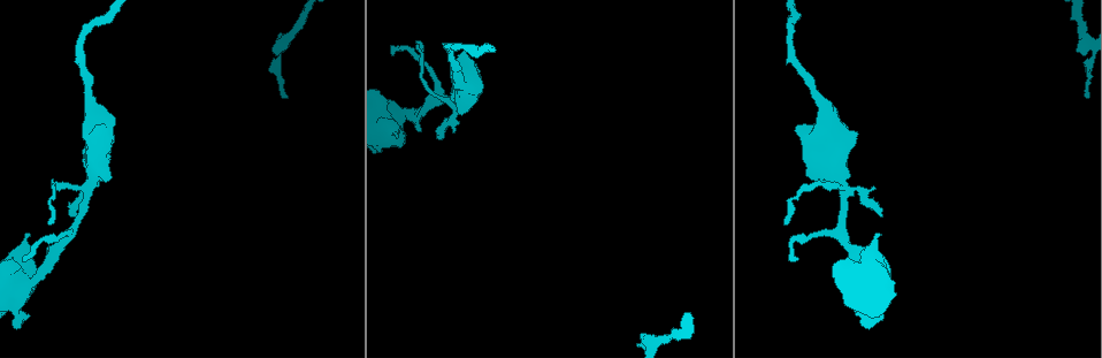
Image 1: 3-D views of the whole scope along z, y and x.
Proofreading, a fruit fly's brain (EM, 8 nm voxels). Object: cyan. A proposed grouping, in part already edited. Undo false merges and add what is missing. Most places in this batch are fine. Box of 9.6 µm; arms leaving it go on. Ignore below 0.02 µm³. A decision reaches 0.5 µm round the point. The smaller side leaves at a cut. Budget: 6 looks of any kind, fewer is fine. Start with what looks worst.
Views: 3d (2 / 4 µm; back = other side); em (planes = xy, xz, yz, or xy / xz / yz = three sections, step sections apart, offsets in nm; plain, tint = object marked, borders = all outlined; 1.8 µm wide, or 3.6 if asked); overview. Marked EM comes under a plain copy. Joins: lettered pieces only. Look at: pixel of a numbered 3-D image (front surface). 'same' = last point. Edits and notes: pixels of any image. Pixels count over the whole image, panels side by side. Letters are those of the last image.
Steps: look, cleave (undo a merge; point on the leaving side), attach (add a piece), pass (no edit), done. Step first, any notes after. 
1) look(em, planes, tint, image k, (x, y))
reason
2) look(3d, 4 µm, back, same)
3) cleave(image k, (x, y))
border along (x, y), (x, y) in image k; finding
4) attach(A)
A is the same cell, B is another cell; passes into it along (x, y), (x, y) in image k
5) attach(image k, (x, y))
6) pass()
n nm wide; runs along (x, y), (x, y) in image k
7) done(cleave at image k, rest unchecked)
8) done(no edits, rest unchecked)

look(em, planes, borders, image 1, (29, 235))
stops while still wide

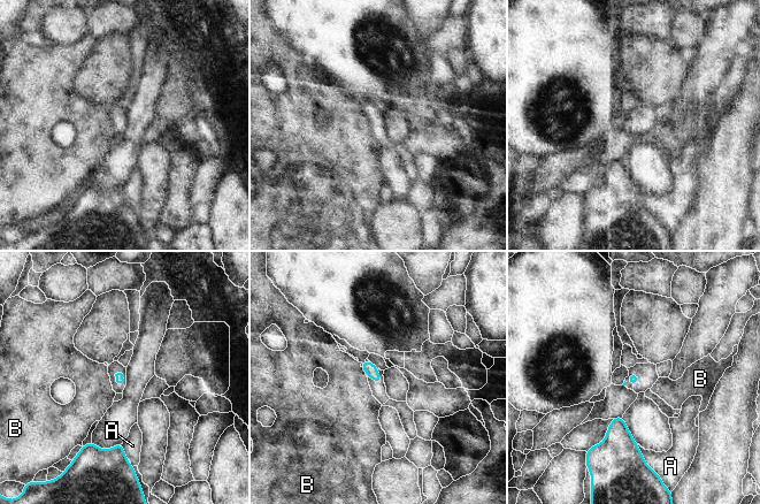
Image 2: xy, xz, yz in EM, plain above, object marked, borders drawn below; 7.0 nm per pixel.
pass()
A and B are other cells; border along (361, 367), (365, 373) in image 2; no lettered piece goes on from it

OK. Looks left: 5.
look(em, planes, borders, image 1, (418, 42))
free end

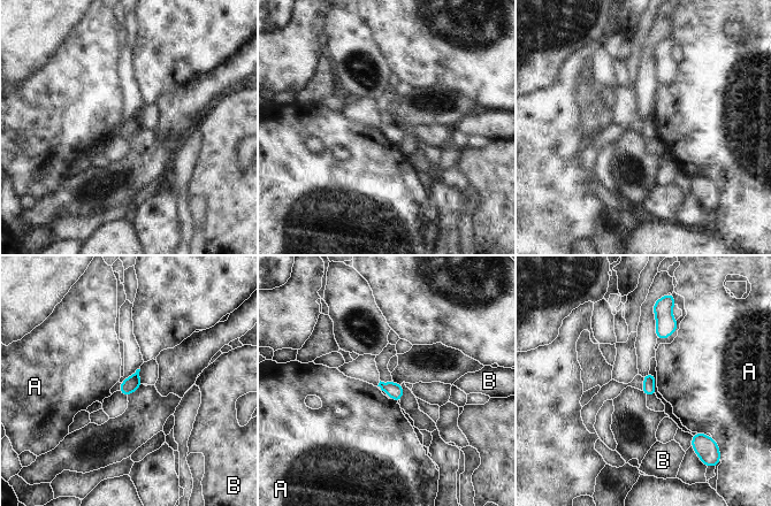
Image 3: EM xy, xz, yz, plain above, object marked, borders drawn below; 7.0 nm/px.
pass()
A and B are other cells; border along (696, 431), (705, 434) in image 3; none of them fits

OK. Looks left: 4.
look(em, 3.6 µm, planes, borders, image 1, (19, 314))
abrupt turn

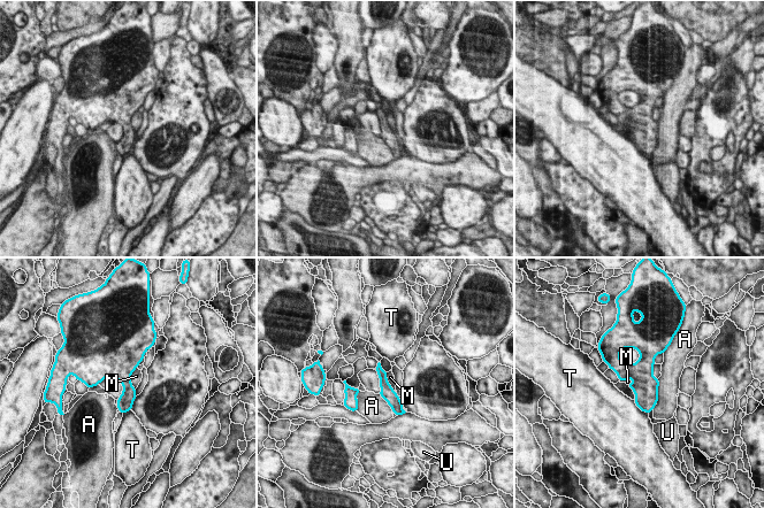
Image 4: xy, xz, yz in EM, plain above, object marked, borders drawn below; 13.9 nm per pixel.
pass()
A, M, T and U are other cells; border along (136, 367), (131, 374), (134, 389) in image 4; one cell here

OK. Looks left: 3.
done(no edits, rest unchecked)

